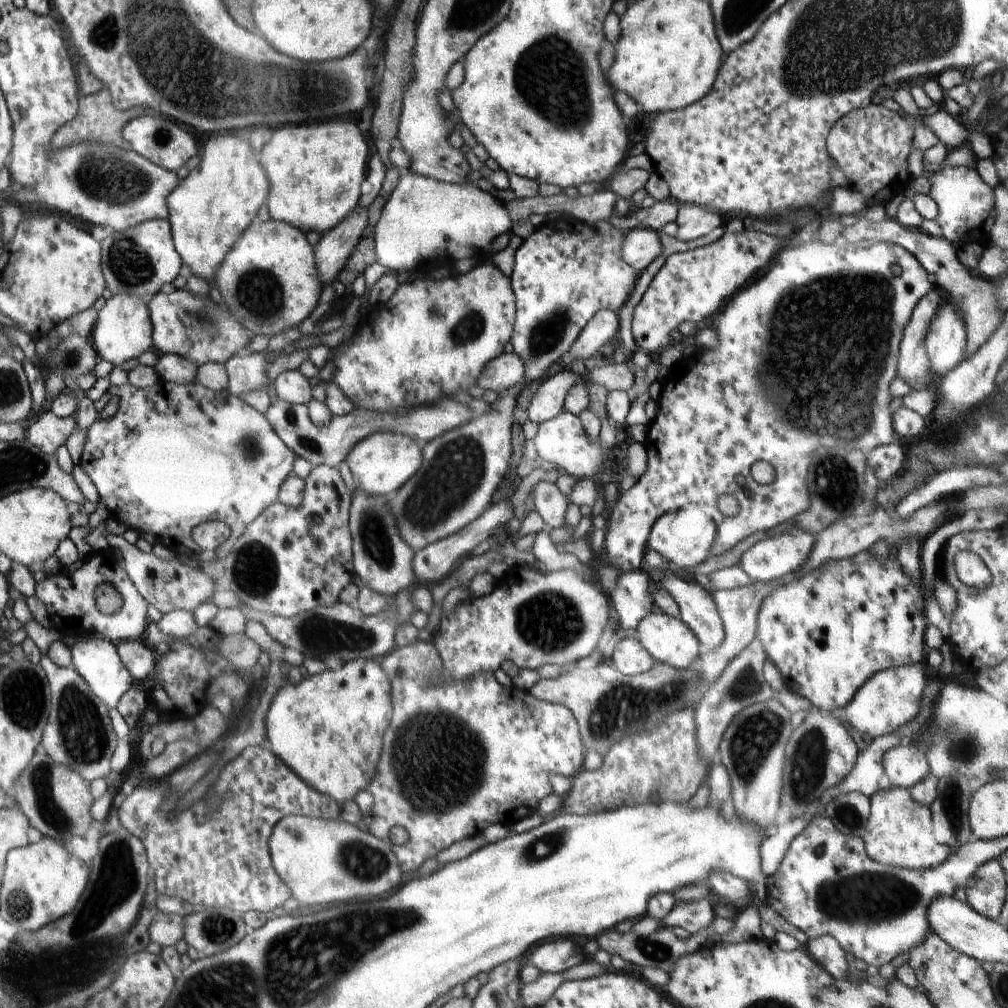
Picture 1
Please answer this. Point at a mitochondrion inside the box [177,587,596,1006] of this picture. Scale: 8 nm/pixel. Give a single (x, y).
(452, 782)

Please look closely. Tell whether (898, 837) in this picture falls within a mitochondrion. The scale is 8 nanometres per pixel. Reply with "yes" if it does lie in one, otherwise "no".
no

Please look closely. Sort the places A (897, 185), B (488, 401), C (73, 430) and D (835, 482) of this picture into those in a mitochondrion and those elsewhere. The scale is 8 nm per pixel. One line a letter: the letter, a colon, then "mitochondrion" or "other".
A: other
B: other
C: other
D: mitochondrion

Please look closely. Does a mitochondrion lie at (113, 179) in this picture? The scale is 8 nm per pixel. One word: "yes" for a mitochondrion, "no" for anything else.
yes

